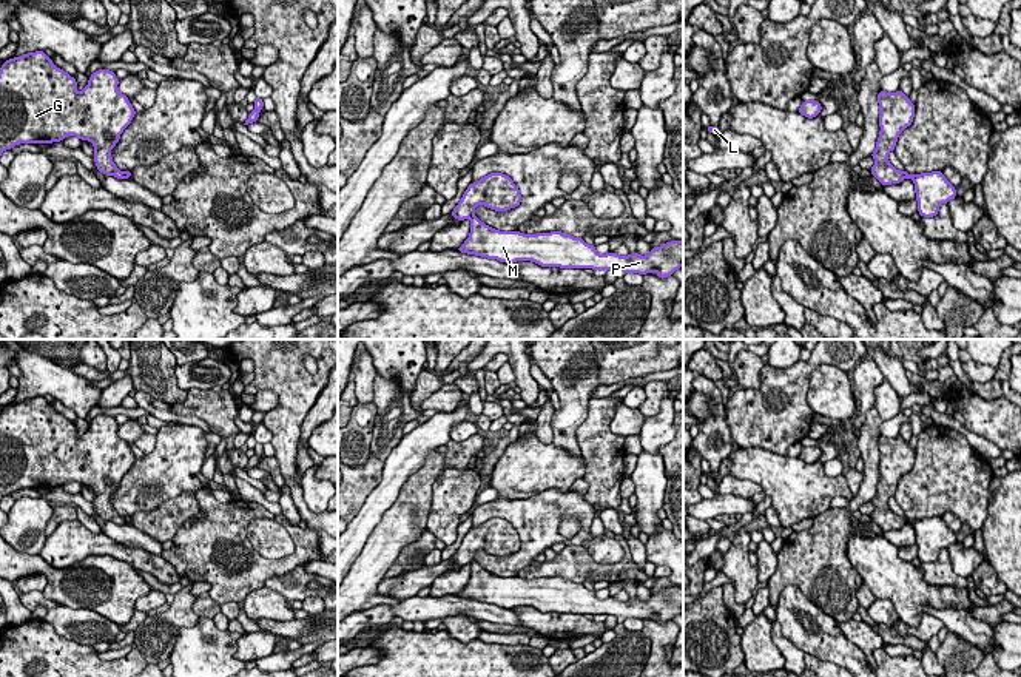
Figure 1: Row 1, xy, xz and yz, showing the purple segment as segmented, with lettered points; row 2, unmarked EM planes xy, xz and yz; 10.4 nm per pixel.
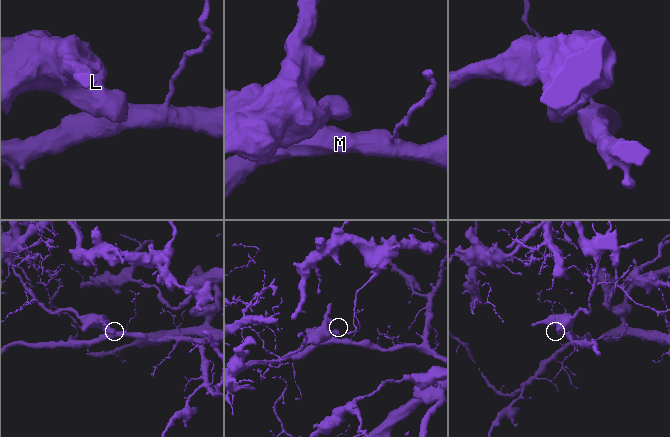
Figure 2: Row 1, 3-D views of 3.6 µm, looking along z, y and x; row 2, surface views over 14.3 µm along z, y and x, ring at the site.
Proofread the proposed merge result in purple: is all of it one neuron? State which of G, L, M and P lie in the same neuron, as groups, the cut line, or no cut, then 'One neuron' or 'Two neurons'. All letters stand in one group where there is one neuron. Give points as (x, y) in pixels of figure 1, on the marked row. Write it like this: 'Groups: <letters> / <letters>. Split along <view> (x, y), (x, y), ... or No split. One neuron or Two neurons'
Groups: G L / M P. Split along yz (903, 171), (907, 176). Two neurons

